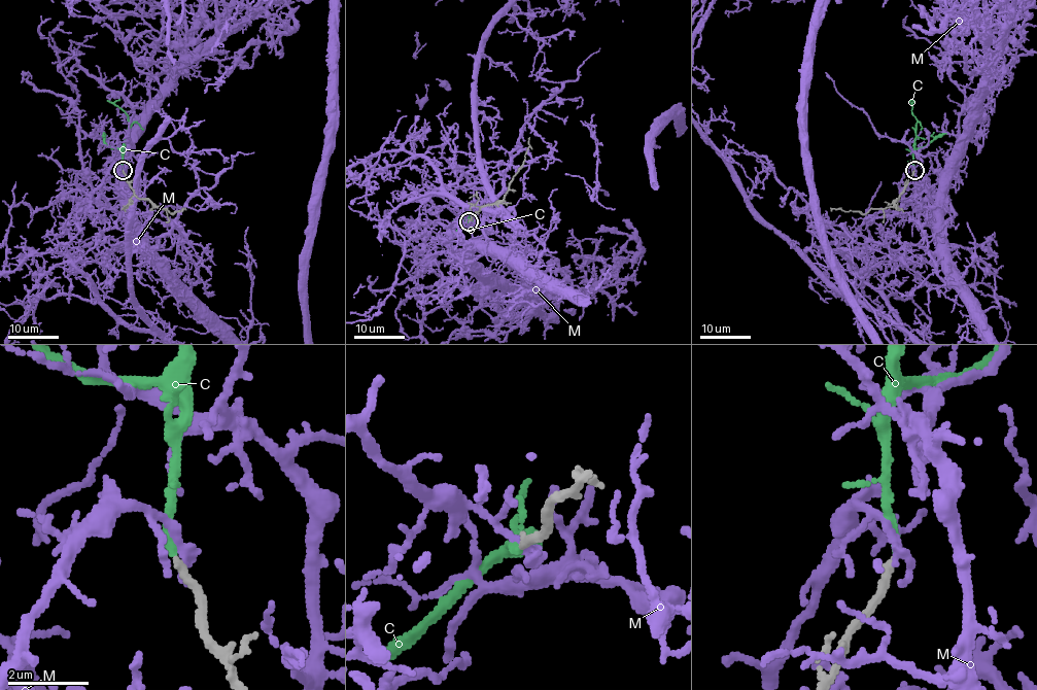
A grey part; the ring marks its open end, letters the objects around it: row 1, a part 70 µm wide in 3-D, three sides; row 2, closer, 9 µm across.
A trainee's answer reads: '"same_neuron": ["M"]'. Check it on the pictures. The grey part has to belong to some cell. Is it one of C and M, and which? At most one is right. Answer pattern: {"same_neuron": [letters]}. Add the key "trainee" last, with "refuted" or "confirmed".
{"same_neuron": ["C"], "trainee": "refuted"}

